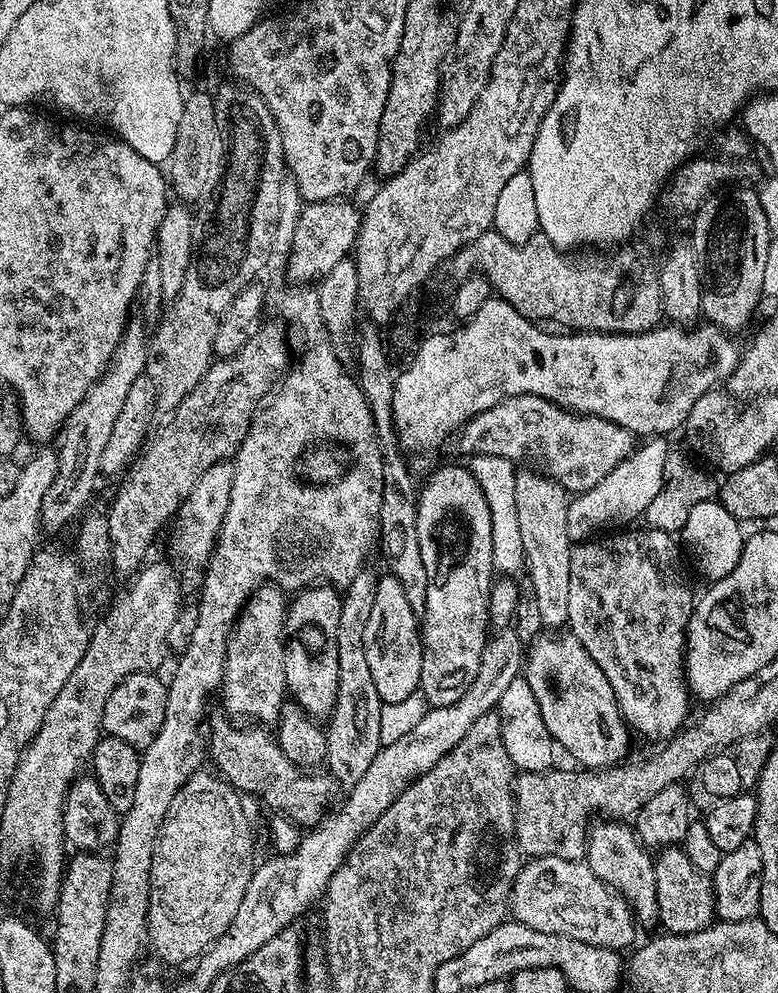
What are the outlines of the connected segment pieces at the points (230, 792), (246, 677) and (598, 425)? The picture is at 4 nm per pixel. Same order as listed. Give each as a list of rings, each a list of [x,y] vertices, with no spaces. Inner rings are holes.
[[[197,772],[178,790],[156,839],[146,940],[164,964],[195,961],[227,930],[258,860],[241,793],[209,772]]]
[[[271,582],[257,588],[240,609],[240,617],[228,635],[228,649],[224,659],[223,711],[229,717],[241,716],[244,722],[272,726],[280,716],[288,690],[284,673],[285,611],[286,593],[279,584]]]
[[[518,394],[517,396],[508,396],[502,402],[498,402],[494,406],[490,406],[490,410],[482,410],[477,416],[471,416],[464,424],[463,428],[461,428],[459,432],[455,433],[454,445],[456,444],[458,451],[465,452],[465,457],[468,458],[471,458],[476,454],[496,455],[513,462],[519,462],[519,460],[527,454],[528,448],[536,447],[536,452],[540,455],[541,462],[544,463],[544,465],[542,465],[543,471],[547,473],[547,475],[551,476],[552,479],[557,480],[569,494],[579,494],[582,492],[588,492],[594,486],[598,486],[598,482],[602,482],[602,478],[606,478],[606,474],[610,474],[610,470],[621,467],[621,465],[623,465],[625,461],[633,455],[634,449],[632,449],[632,440],[634,441],[634,433],[610,420],[607,420],[606,418],[598,418],[597,416],[581,416],[580,413],[570,412],[567,408],[562,408],[554,401],[547,400],[542,396],[535,396],[534,394]]]

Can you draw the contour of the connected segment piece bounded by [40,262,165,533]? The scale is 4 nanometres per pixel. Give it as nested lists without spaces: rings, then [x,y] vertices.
[[[153,262],[146,266],[146,274],[140,283],[132,311],[128,313],[128,324],[124,328],[120,345],[114,350],[112,363],[96,384],[90,386],[86,398],[82,398],[82,402],[78,402],[78,406],[70,410],[63,428],[58,433],[60,448],[55,449],[58,474],[54,474],[54,482],[50,482],[50,490],[46,490],[42,498],[40,511],[40,527],[45,533],[62,531],[72,519],[73,523],[91,505],[88,503],[96,492],[96,479],[101,479],[102,476],[102,450],[106,447],[111,431],[114,430],[114,418],[118,418],[130,386],[134,386],[134,382],[145,375],[150,333],[161,315],[164,301],[158,266]]]

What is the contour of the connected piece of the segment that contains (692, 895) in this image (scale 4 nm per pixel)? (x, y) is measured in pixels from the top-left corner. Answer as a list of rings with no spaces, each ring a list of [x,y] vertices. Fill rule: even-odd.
[[[680,846],[665,847],[655,857],[655,862],[654,878],[658,890],[659,927],[665,933],[677,936],[697,932],[713,923],[716,916],[716,899],[712,893],[709,873],[700,872],[694,866],[694,862],[686,858],[684,849]]]

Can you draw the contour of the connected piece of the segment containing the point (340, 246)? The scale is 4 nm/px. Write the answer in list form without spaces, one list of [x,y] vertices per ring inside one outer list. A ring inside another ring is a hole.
[[[348,198],[313,200],[301,207],[298,226],[294,226],[292,244],[288,247],[286,257],[288,276],[292,279],[289,281],[300,286],[319,281],[355,249],[356,235],[360,232],[361,209],[355,208],[352,202]]]

